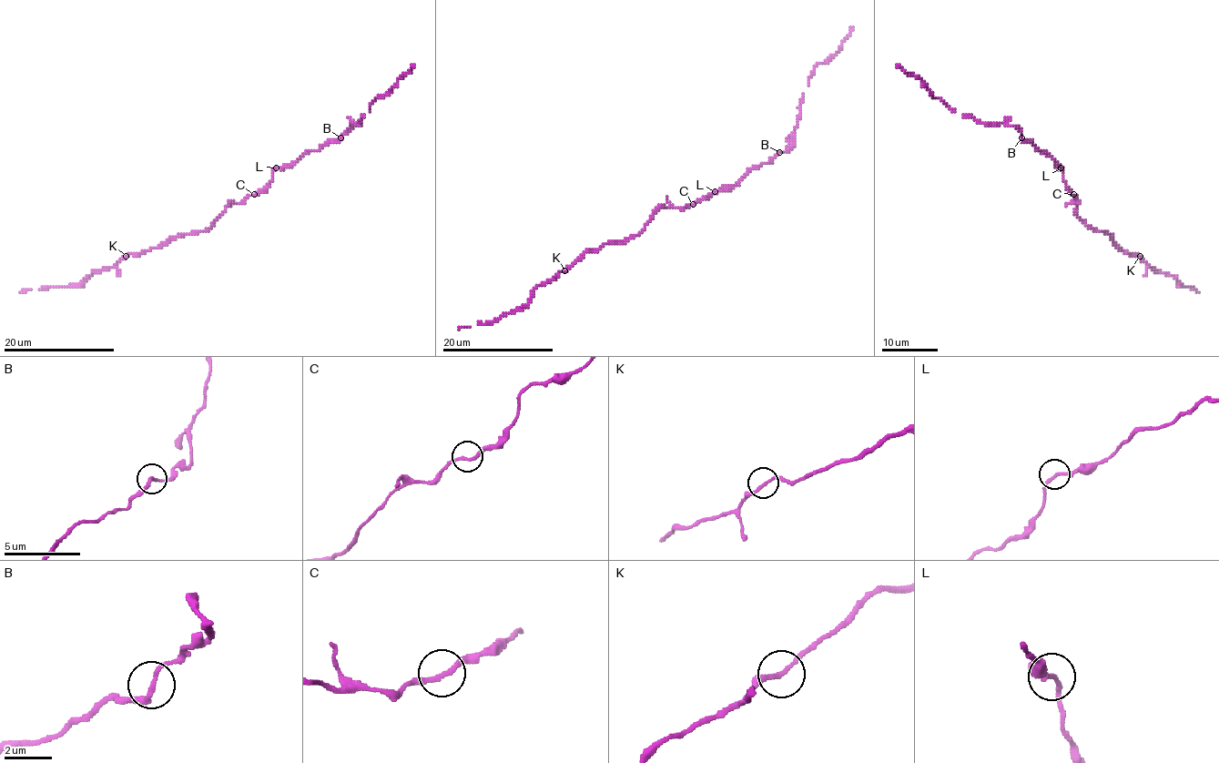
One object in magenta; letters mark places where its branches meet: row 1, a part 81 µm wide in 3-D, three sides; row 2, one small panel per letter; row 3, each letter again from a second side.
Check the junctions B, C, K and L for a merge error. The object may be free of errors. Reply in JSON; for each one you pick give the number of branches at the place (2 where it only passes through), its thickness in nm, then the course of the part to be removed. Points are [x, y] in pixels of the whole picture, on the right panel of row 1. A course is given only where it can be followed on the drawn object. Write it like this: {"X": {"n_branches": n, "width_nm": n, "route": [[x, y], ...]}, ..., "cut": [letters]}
{"cut": []}

